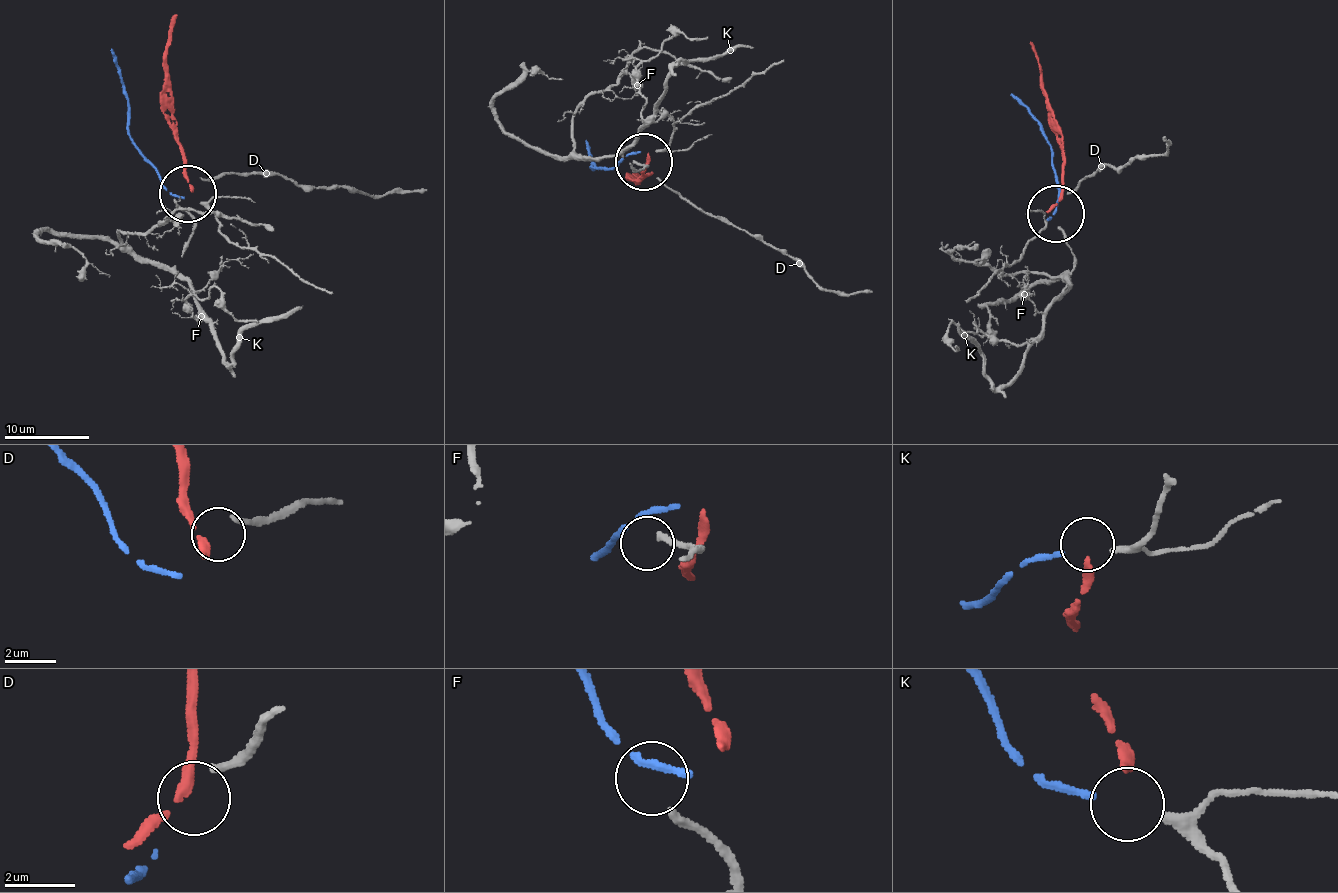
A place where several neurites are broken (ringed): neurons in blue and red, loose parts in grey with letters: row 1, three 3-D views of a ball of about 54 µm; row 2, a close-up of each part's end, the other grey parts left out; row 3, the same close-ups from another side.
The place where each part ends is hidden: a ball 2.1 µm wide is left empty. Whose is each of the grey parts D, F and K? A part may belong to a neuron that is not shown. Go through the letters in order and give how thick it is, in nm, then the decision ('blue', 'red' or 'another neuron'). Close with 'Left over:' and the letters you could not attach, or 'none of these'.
D: 220 nm thick; another neuron
F: 240 nm thick; another neuron
K: 240 nm thick; blue
Left over: D, F

